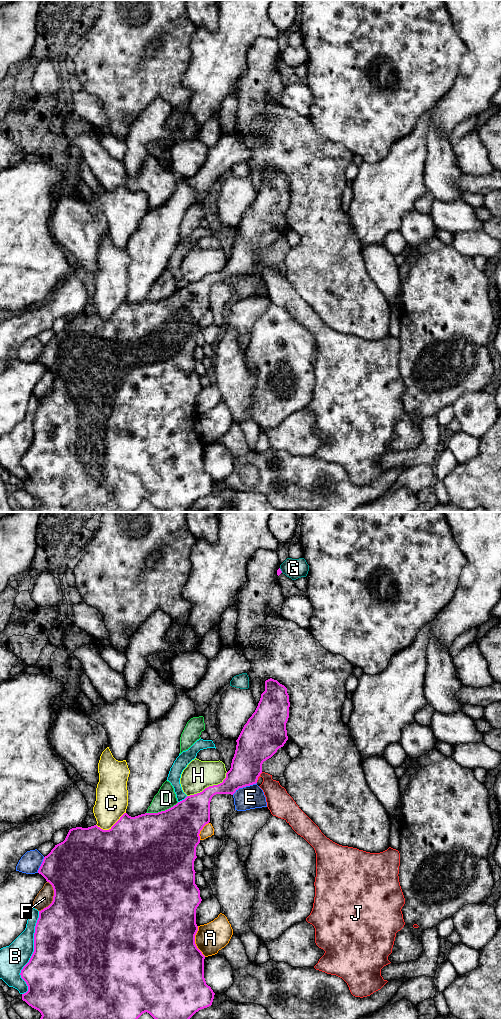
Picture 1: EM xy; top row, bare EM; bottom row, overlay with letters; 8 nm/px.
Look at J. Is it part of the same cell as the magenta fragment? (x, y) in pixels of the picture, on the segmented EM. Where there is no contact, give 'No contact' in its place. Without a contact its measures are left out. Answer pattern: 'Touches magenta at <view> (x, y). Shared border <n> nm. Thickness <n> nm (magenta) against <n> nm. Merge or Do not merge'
Touches magenta at xy (258, 776). Shared border 90 nm. Thickness 300 nm (magenta) against 190 nm. Do not merge

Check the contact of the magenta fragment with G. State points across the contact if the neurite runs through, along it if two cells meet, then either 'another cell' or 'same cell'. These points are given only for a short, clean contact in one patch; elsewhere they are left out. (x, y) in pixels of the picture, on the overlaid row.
along xy (279, 568), (282, 572) | another cell

